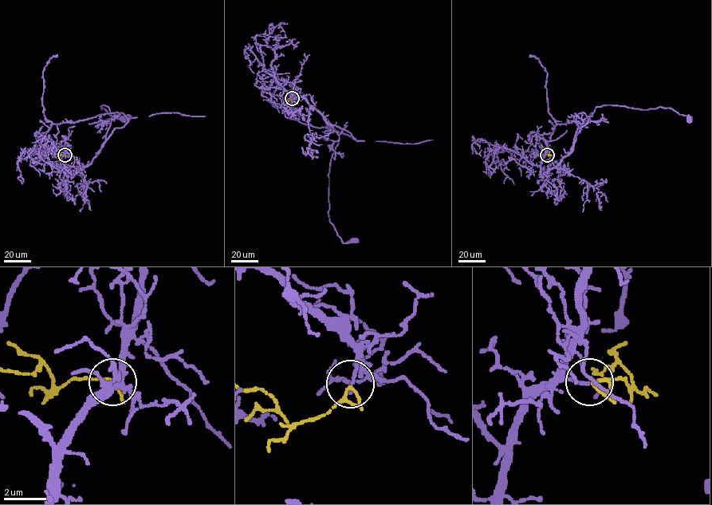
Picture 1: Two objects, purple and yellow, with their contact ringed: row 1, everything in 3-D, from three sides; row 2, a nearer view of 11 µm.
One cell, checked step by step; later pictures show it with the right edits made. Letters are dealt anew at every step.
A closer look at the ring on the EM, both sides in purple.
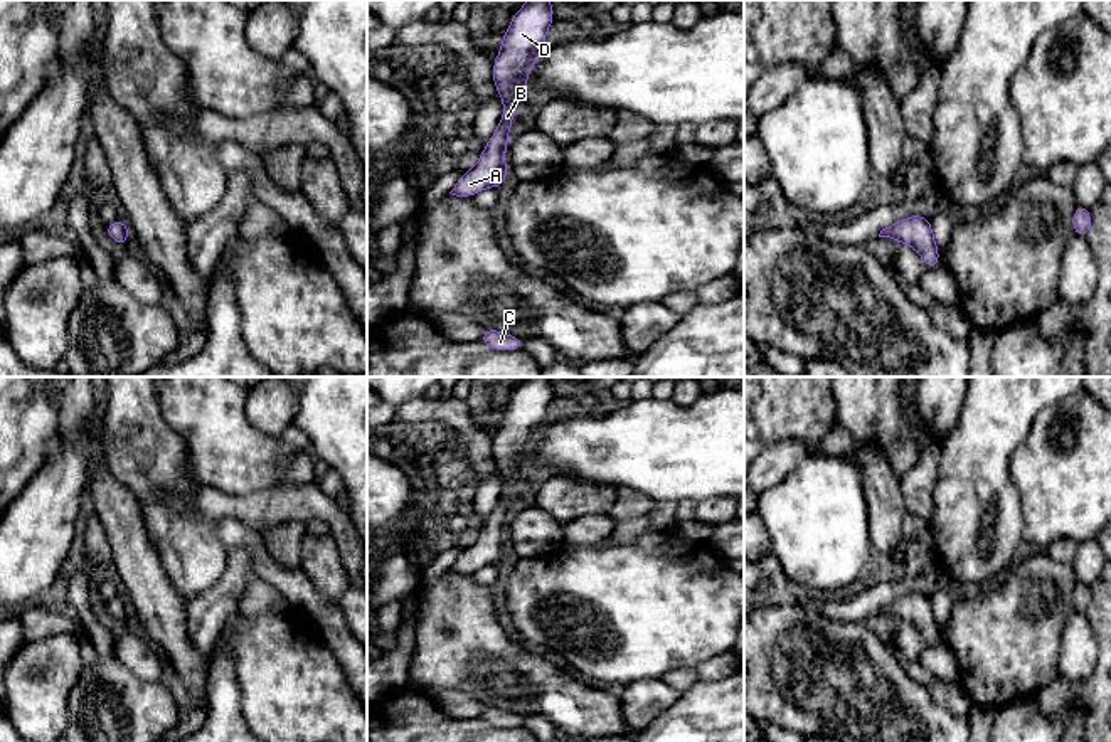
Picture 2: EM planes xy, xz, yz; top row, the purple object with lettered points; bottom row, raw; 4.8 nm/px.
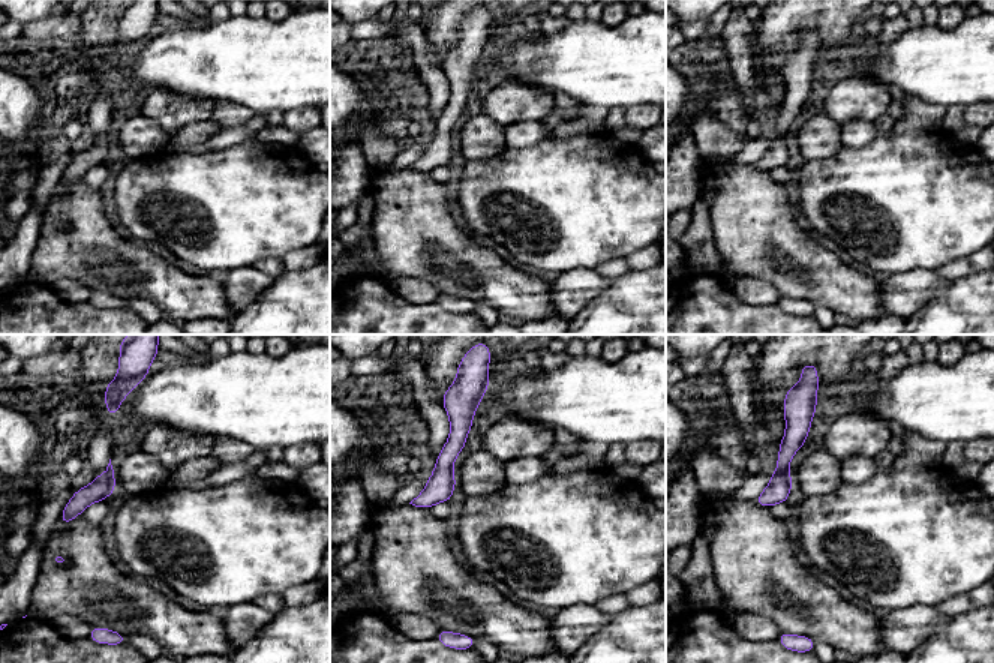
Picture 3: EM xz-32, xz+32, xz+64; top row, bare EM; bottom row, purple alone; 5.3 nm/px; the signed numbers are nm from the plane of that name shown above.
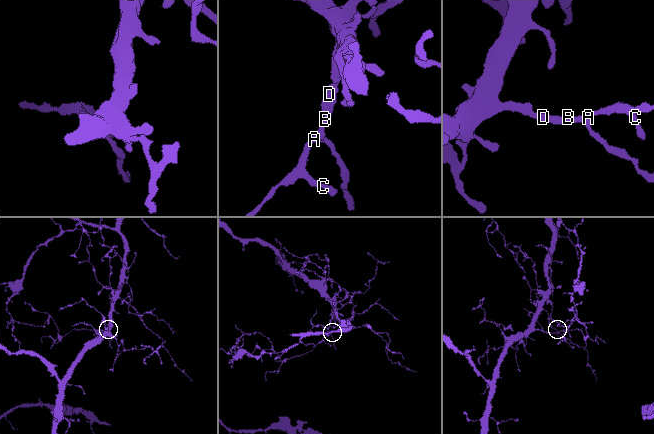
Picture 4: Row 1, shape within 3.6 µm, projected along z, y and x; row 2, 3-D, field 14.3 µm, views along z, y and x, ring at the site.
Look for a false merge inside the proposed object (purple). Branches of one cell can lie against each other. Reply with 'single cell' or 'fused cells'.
single cell

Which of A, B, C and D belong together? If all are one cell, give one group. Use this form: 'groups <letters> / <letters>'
groups A B C D

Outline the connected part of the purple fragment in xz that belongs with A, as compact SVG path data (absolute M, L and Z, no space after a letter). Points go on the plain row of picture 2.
M529 377L512 394L495 434L492 454L503 478L503 491L478 540L460 554L449 569L456 574L473 574L488 564L503 564L507 554L505 527L513 501L513 488L522 480L527 453L545 426L544 416L554 399L550 377Z

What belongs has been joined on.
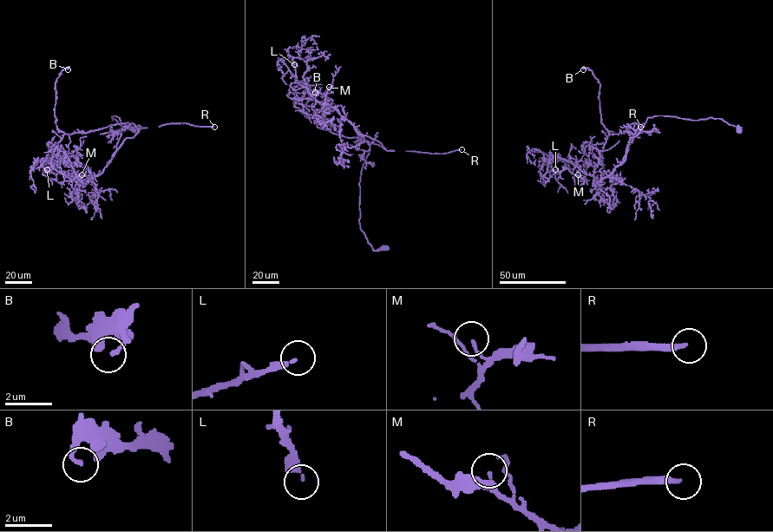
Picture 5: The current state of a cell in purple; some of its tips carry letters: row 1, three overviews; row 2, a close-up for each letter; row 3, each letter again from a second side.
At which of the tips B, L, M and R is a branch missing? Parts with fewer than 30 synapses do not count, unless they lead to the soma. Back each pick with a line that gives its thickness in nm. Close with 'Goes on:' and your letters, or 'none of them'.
R: calibre 240 nm
Goes on: R

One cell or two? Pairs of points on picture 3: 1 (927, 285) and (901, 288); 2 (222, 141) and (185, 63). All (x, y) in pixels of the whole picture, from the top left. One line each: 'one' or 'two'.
1: one
2: two

